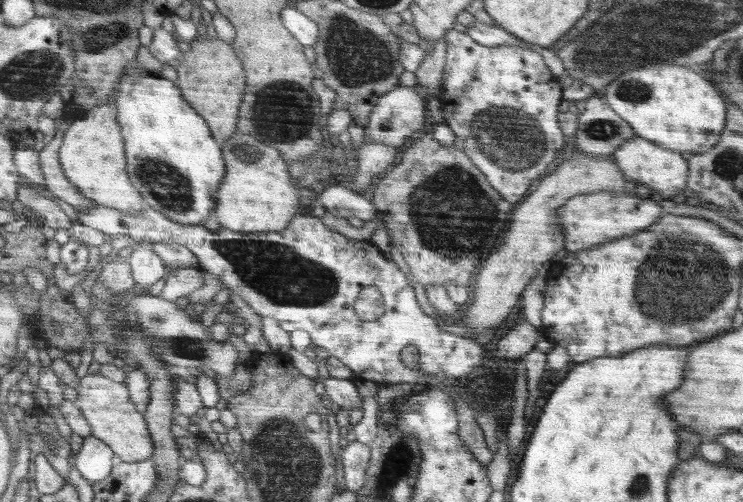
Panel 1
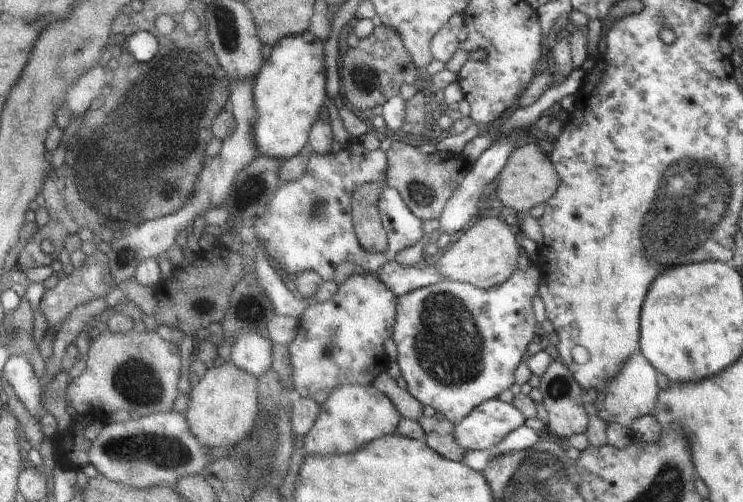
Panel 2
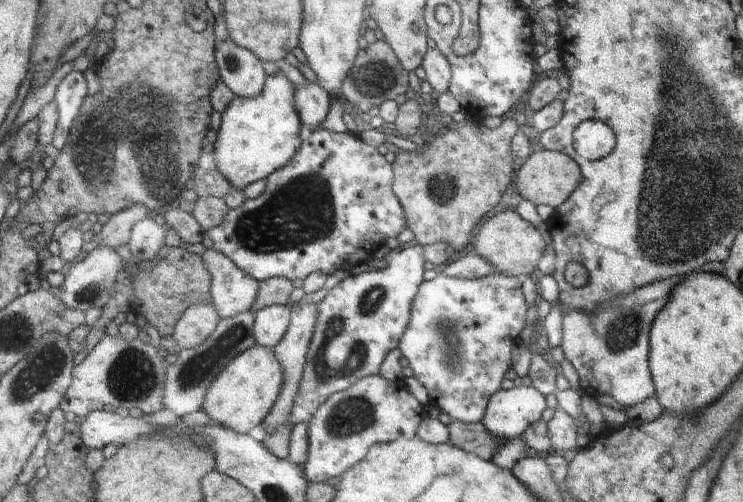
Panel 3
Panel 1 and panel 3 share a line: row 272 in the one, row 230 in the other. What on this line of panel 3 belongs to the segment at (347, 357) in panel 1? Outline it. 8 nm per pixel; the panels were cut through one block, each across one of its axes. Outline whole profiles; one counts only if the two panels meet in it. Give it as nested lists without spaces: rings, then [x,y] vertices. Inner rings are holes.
[[[319,128],[312,131],[310,136],[305,139],[304,144],[298,149],[297,154],[288,165],[275,170],[274,174],[269,174],[266,178],[266,188],[262,194],[252,199],[245,199],[243,205],[236,210],[229,209],[224,222],[221,226],[212,227],[208,234],[212,238],[212,250],[222,253],[228,257],[236,266],[239,266],[246,274],[255,278],[258,282],[269,280],[274,277],[284,277],[288,280],[300,284],[306,277],[313,272],[321,272],[330,275],[338,269],[350,270],[364,262],[370,260],[374,250],[384,244],[388,238],[396,238],[404,228],[406,228],[406,219],[404,218],[404,207],[401,201],[394,196],[393,191],[393,168],[384,155],[380,154],[375,146],[370,146],[361,137],[352,136],[345,133],[335,133],[328,129]]]

